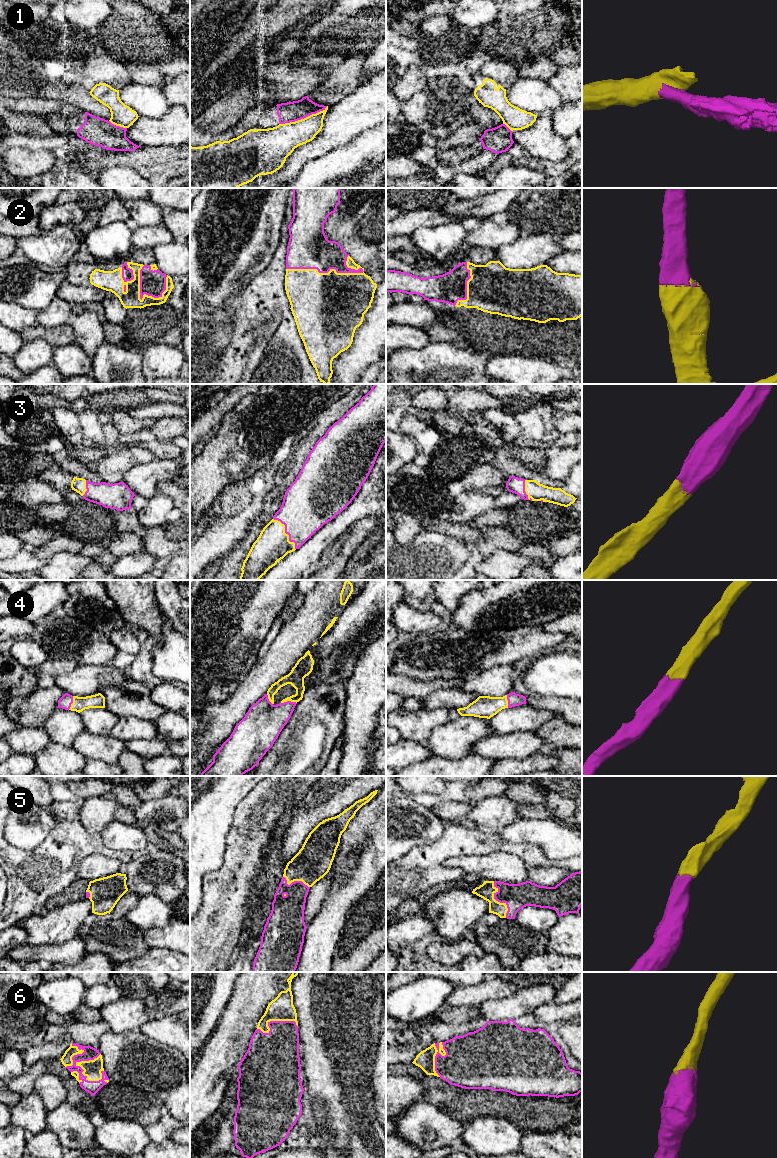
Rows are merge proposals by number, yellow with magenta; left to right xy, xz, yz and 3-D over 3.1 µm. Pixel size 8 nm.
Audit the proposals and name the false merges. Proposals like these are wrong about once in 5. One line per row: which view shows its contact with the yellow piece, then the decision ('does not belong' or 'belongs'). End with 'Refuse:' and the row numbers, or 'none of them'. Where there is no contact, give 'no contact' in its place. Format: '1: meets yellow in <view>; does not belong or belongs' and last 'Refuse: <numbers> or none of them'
1: meets yellow in xz; does not belong
2: meets yellow in xz; belongs
3: meets yellow in xz; belongs
4: meets yellow in xz; belongs
5: meets yellow in yz; belongs
6: meets yellow in xy; belongs
Refuse: 1

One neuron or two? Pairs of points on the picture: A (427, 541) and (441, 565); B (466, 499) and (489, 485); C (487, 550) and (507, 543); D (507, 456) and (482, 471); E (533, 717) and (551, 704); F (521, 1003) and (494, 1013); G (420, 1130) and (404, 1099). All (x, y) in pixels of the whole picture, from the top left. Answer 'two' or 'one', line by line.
A: one
B: two
C: one
D: two
E: two
F: one
G: two

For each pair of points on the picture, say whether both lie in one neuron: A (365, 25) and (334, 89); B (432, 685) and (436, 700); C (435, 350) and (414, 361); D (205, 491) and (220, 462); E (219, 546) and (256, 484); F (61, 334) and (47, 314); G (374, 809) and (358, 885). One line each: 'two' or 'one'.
A: one
B: two
C: one
D: one
E: one
F: two
G: one

